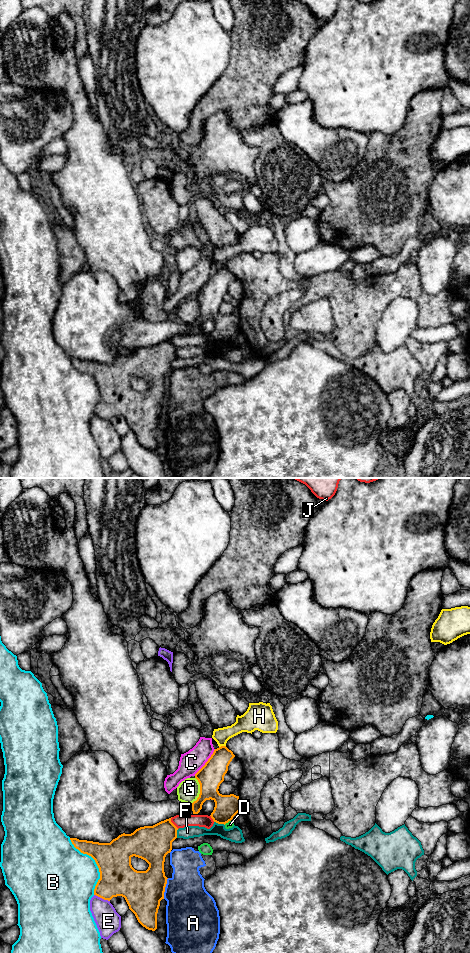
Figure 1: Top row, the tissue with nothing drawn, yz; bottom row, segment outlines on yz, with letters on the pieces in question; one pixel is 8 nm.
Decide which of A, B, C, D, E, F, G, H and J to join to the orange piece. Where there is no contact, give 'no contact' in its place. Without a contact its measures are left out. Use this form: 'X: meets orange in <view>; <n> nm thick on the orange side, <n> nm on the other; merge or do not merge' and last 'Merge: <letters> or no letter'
A: meets orange in yz; 320 nm thick on the orange side, 360 nm on the other; do not merge
B: meets orange in yz; 280 nm thick on the orange side, 440 nm on the other; do not merge
C: meets orange in yz; 200 nm thick on the orange side, 180 nm on the other; do not merge
D: meets orange in yz; 190 nm thick on the orange side, 60 nm on the other; do not merge
E: meets orange in yz; 280 nm thick on the orange side, 200 nm on the other; do not merge
F: meets orange in yz; 190 nm thick on the orange side, 120 nm on the other; do not merge
G: meets orange in yz; 200 nm thick on the orange side, 180 nm on the other; do not merge
H: meets orange in yz; 200 nm thick on the orange side, 130 nm on the other; do not merge
J: meets orange in yz; 280 nm thick on the orange side, 110 nm on the other; do not merge
Merge: no letter

